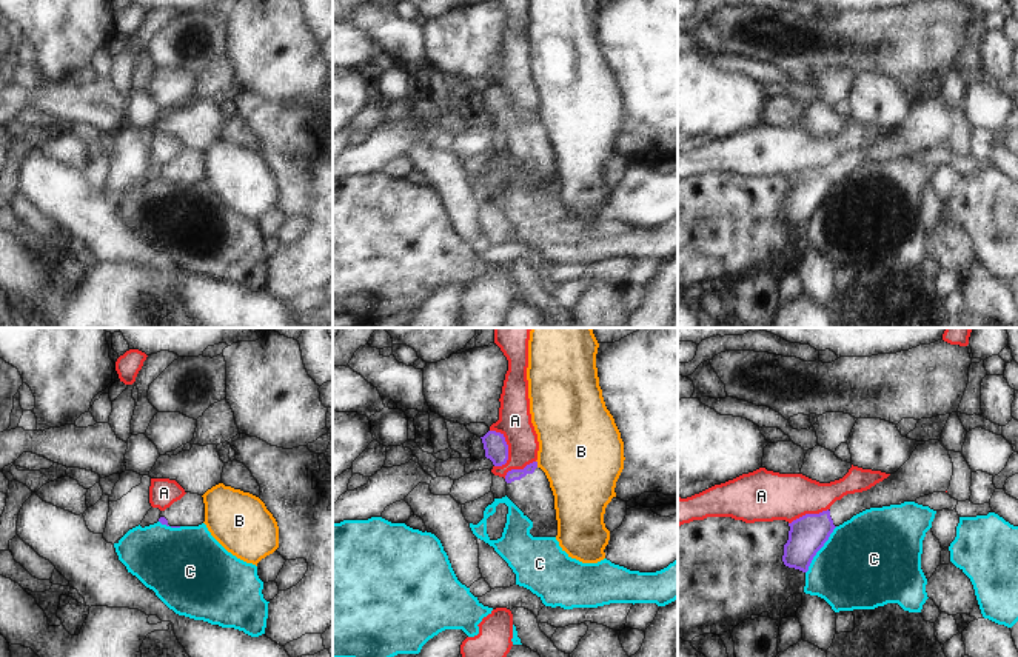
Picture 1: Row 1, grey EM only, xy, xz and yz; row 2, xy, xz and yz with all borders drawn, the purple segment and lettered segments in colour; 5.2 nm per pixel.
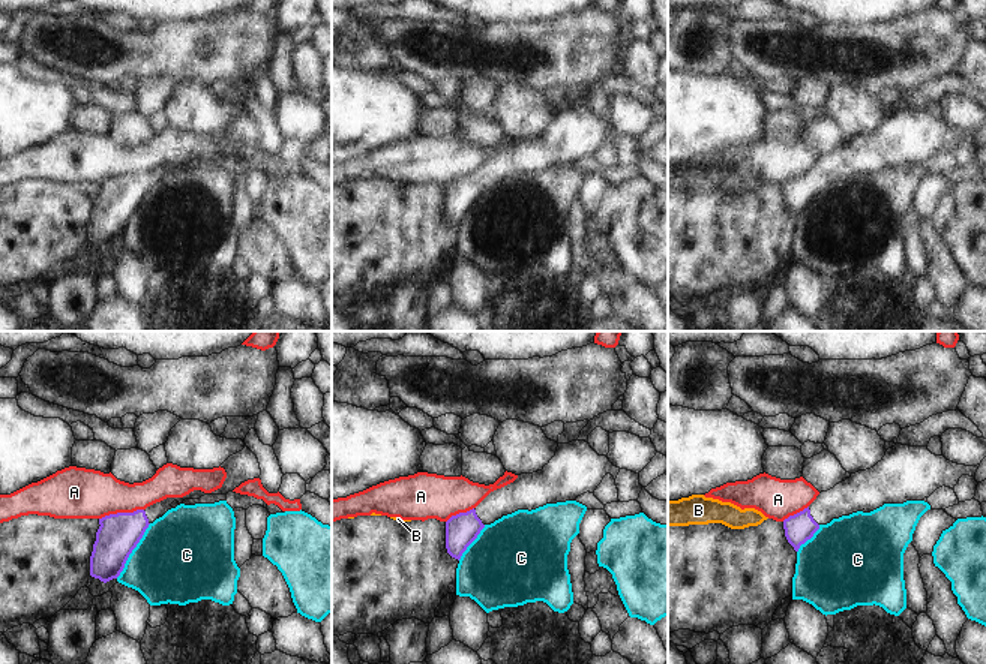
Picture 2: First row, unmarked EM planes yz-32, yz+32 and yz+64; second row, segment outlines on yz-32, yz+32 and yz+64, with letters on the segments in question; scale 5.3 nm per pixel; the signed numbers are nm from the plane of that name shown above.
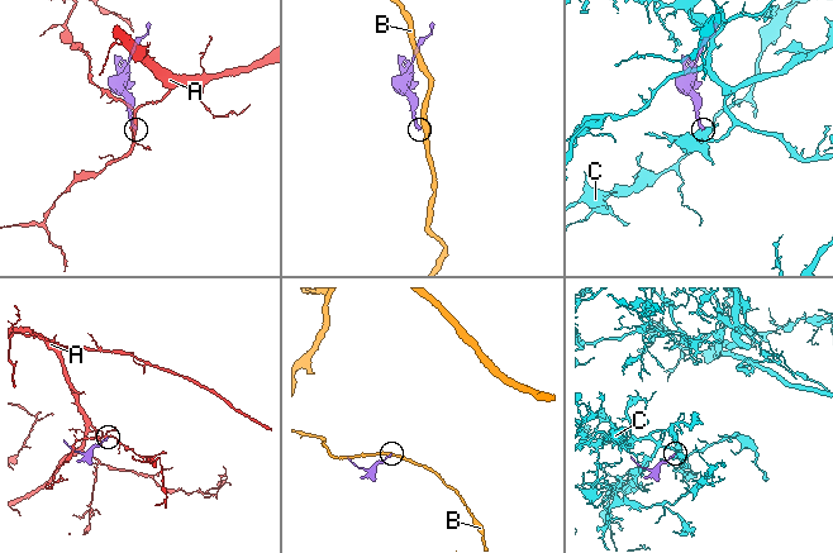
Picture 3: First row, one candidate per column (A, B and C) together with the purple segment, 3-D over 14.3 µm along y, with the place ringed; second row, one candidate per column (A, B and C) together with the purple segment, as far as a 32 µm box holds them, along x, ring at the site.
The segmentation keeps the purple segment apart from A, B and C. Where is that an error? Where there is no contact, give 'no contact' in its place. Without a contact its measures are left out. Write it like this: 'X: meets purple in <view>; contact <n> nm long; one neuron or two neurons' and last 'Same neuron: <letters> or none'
A: meets purple in xz; contact 200 nm long; two neurons
B: meets purple in xz; contact 40 nm long; two neurons
C: meets purple in yz; contact 300 nm long; two neurons
Same neuron: none

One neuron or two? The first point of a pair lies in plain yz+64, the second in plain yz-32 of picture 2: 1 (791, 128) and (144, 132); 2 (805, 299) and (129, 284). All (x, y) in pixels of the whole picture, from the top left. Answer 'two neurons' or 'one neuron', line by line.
1: two neurons
2: one neuron

